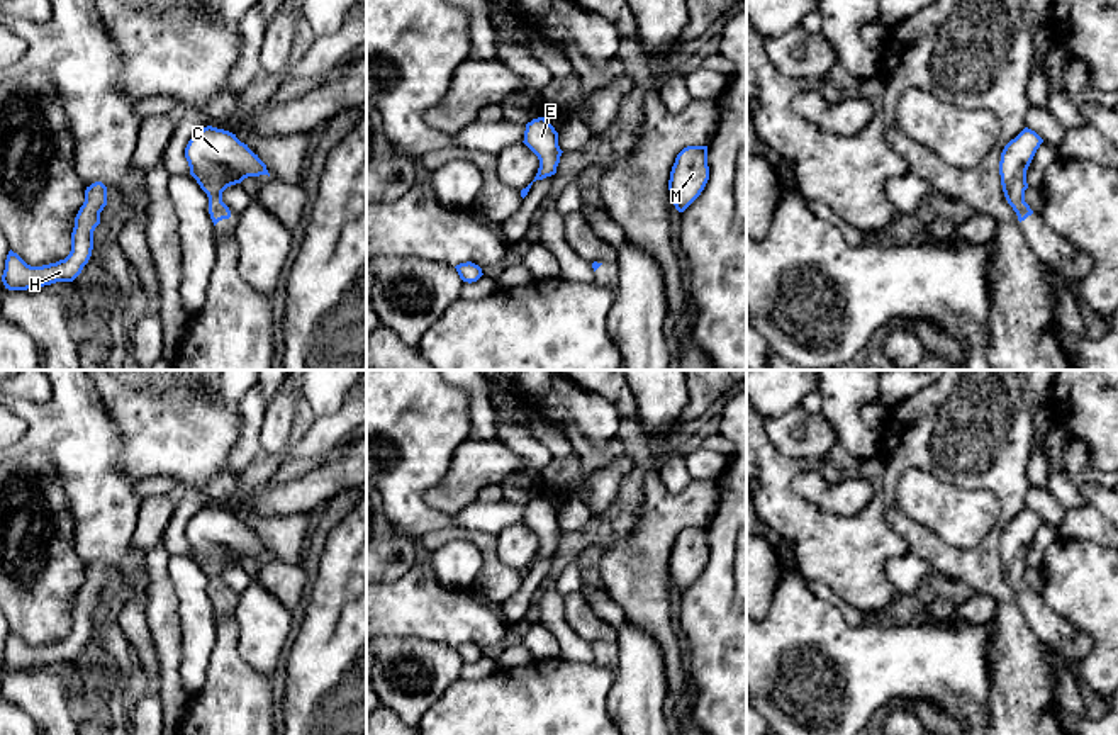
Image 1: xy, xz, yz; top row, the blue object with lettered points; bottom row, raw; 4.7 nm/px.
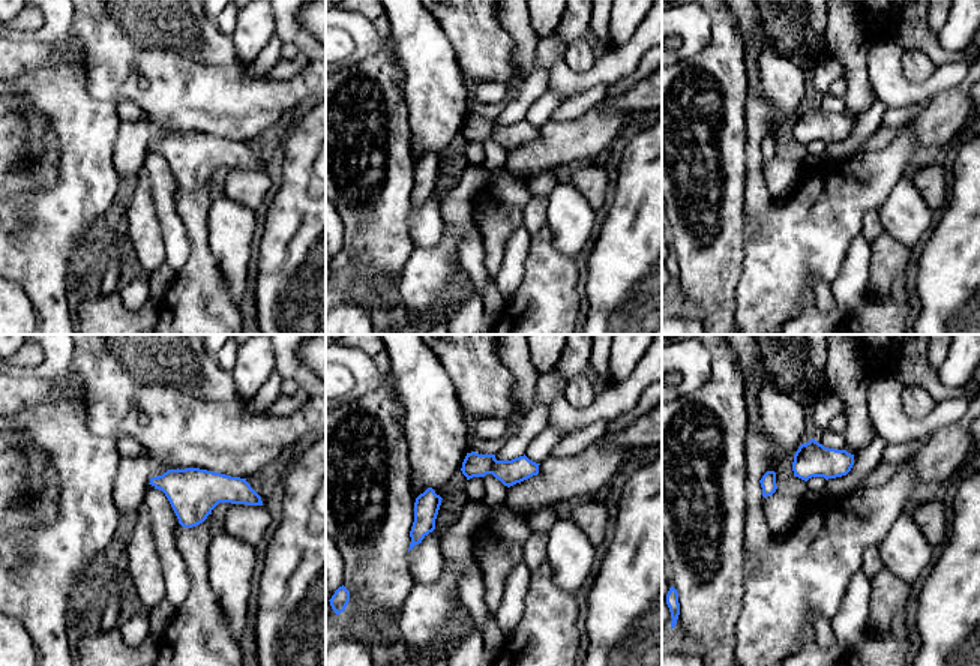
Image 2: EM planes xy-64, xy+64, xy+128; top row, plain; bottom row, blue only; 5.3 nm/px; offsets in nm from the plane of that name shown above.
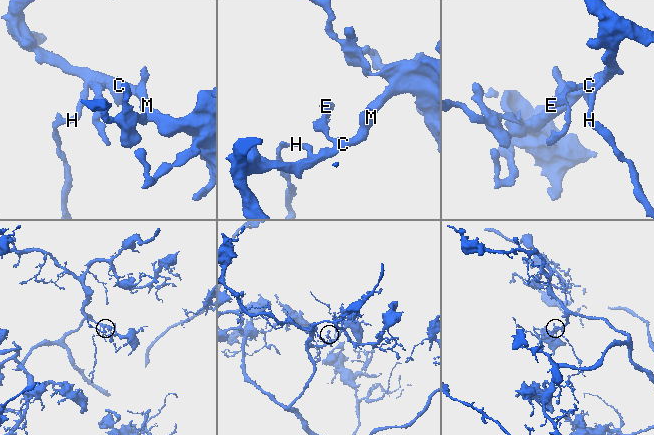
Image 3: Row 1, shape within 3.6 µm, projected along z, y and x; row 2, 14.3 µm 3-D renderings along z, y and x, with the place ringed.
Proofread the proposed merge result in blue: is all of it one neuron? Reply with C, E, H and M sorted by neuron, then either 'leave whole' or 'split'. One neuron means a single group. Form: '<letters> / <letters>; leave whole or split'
C E H M; leave whole

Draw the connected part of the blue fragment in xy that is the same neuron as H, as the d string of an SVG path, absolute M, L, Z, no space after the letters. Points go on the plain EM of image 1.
M95 562L85 570L85 582L75 598L71 631L56 643L31 647L12 630L5 640L2 662L8 670L27 670L56 662L73 662L88 643L93 630L93 611L100 604L100 592L107 586L107 567Z

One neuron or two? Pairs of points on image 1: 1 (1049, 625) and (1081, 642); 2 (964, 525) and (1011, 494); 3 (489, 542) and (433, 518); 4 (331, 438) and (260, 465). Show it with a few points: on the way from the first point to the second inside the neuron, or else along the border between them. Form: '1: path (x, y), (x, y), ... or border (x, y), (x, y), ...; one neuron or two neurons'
1: path (1057, 634), (1073, 642); one neuron
2: border (962, 486), (996, 499), (998, 520), (981, 538); two neurons
3: border (489, 532), (441, 527), (430, 530), (419, 540); two neurons
4: border (313, 423), (287, 459); two neurons

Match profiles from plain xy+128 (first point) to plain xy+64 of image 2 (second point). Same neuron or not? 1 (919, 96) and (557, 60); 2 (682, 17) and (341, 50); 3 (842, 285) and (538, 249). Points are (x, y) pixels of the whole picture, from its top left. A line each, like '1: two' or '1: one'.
1: one
2: two
3: two

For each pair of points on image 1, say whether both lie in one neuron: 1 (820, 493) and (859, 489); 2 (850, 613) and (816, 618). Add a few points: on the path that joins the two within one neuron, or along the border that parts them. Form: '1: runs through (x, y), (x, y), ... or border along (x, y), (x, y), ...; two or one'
1: runs through (830, 493), (849, 493); one
2: border along (810, 589), (830, 603), (847, 623), (864, 623); two

